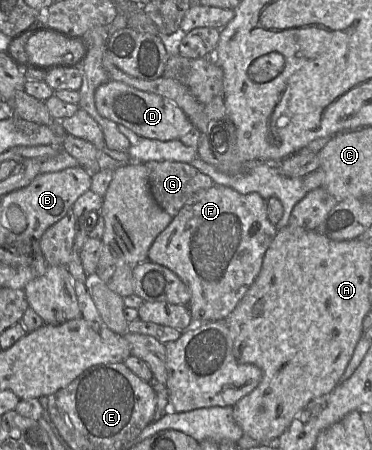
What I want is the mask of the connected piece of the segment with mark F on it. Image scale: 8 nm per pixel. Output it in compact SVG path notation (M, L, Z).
M215 184L199 191L173 217L152 243L148 260L170 269L188 287L191 298L187 306L192 319L201 322L225 321L257 278L265 252L277 231L268 218L267 200L259 193L241 194L231 187Z

